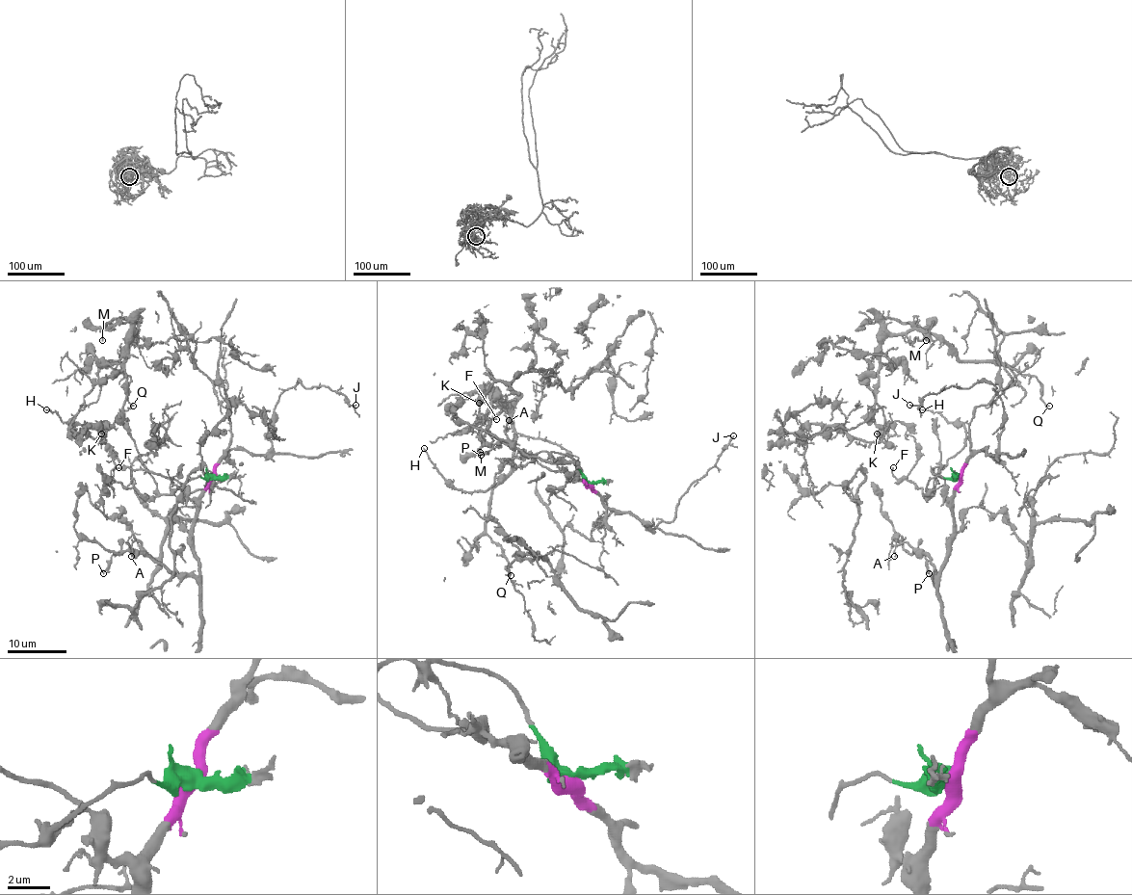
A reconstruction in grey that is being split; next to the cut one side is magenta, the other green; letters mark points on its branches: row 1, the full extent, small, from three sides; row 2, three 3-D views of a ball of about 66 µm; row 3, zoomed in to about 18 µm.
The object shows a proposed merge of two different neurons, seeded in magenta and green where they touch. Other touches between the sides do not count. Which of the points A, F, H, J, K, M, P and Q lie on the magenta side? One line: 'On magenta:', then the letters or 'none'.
On magenta: A, H, J, P

